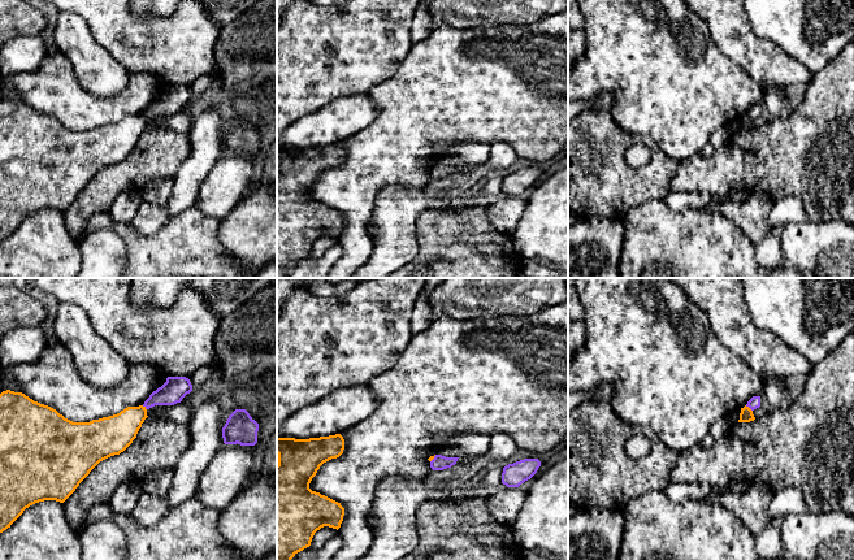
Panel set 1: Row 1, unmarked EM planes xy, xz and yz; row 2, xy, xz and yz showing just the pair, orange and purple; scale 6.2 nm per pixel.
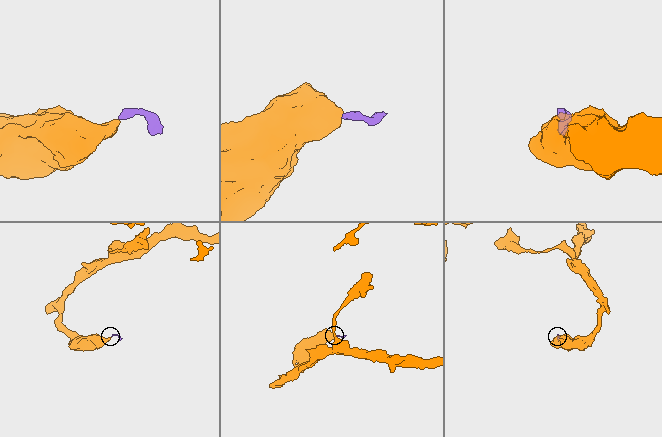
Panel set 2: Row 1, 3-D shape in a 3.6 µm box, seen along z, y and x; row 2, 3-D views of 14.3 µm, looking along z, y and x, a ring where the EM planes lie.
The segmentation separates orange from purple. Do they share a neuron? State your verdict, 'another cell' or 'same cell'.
another cell

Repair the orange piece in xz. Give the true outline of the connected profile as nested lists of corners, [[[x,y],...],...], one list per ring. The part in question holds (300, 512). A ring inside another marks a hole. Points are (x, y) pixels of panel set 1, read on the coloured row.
[[[341,434],[295,439],[277,437],[277,560],[291,560],[311,546],[317,530],[324,526],[339,529],[344,516],[341,503],[312,491],[309,483],[320,466],[343,453],[344,439]]]

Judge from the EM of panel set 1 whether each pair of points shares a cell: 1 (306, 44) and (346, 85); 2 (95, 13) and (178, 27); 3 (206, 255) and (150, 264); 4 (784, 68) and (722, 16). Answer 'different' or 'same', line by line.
1: same
2: same
3: same
4: same

